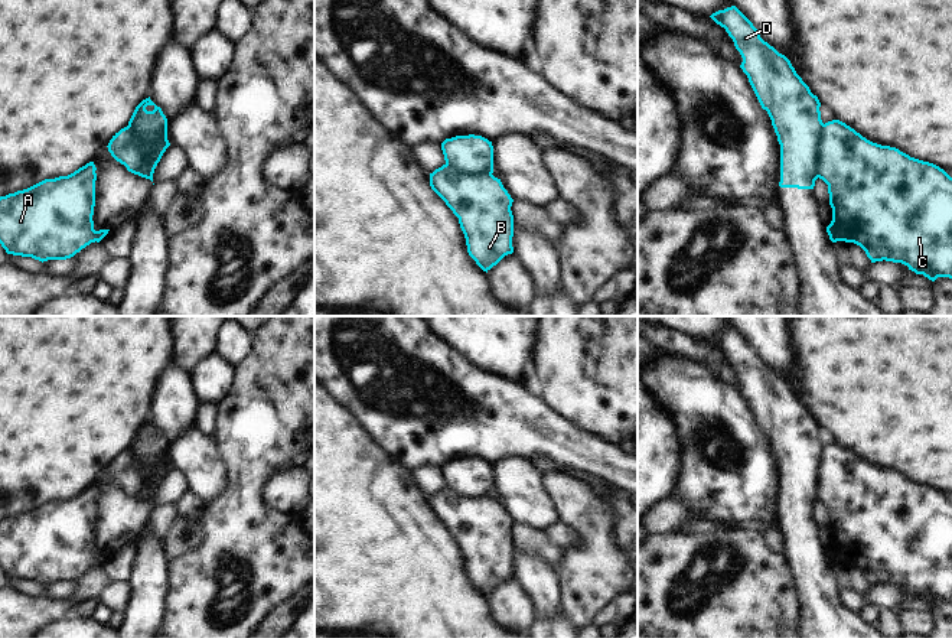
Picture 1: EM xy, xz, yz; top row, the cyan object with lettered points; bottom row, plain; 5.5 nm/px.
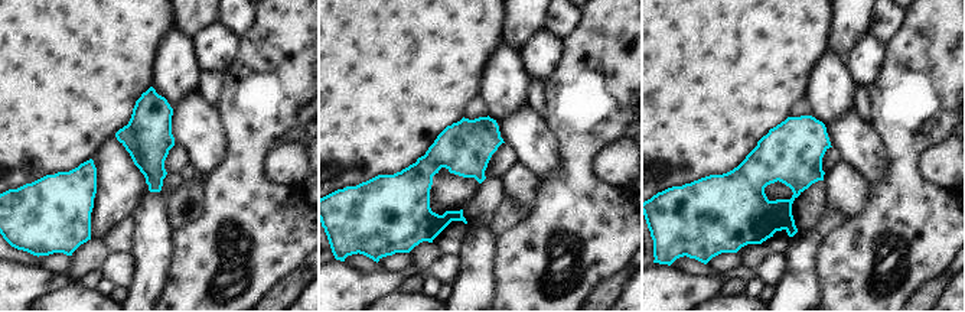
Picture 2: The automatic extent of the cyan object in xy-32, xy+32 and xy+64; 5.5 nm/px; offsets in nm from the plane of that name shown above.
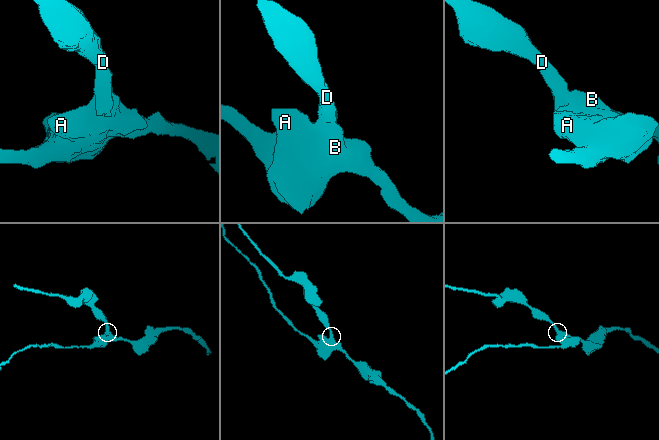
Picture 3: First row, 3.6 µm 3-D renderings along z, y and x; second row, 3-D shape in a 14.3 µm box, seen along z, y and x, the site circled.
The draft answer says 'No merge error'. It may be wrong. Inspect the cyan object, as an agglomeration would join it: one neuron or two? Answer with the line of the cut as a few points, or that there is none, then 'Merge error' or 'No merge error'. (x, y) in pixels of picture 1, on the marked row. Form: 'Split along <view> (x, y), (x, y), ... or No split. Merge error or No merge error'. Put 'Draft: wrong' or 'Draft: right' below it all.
Split along xy (124, 127), (144, 149), (143, 162), (153, 169), (146, 176). Merge error
Draft: wrong

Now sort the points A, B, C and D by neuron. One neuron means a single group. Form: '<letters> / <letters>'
A B C / D

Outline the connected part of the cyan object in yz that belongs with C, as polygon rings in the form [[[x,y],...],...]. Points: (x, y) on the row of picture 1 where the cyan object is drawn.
[[[839,120],[824,124],[818,157],[818,178],[828,185],[832,208],[832,221],[827,227],[832,242],[854,242],[871,263],[902,263],[932,281],[938,277],[952,279],[952,178],[943,169],[896,147],[873,143]]]

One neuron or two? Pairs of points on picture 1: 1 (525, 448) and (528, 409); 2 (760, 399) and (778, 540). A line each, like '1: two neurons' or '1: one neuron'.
1: one neuron
2: two neurons

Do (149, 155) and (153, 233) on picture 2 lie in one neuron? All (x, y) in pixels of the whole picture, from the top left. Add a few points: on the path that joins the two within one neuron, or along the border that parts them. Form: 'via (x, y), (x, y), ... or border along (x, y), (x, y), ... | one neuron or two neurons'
via (153, 174), (153, 214) | one neuron

